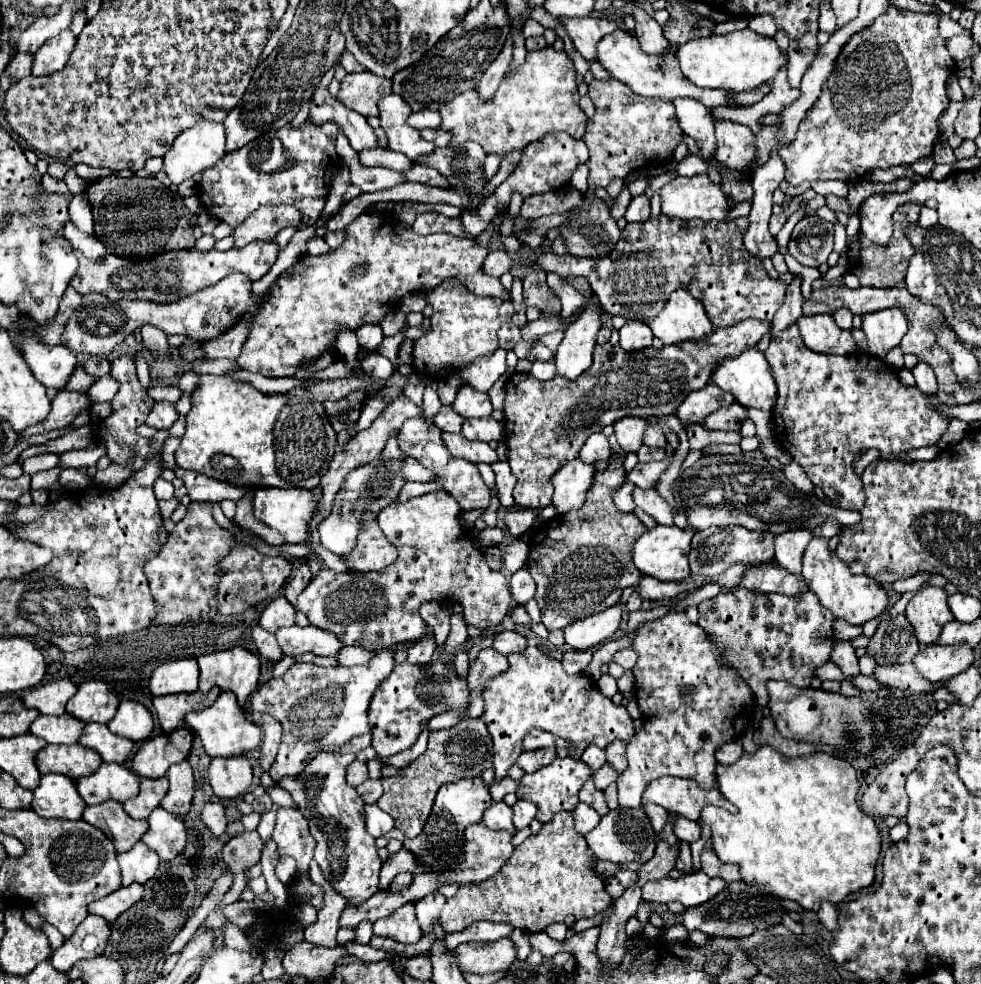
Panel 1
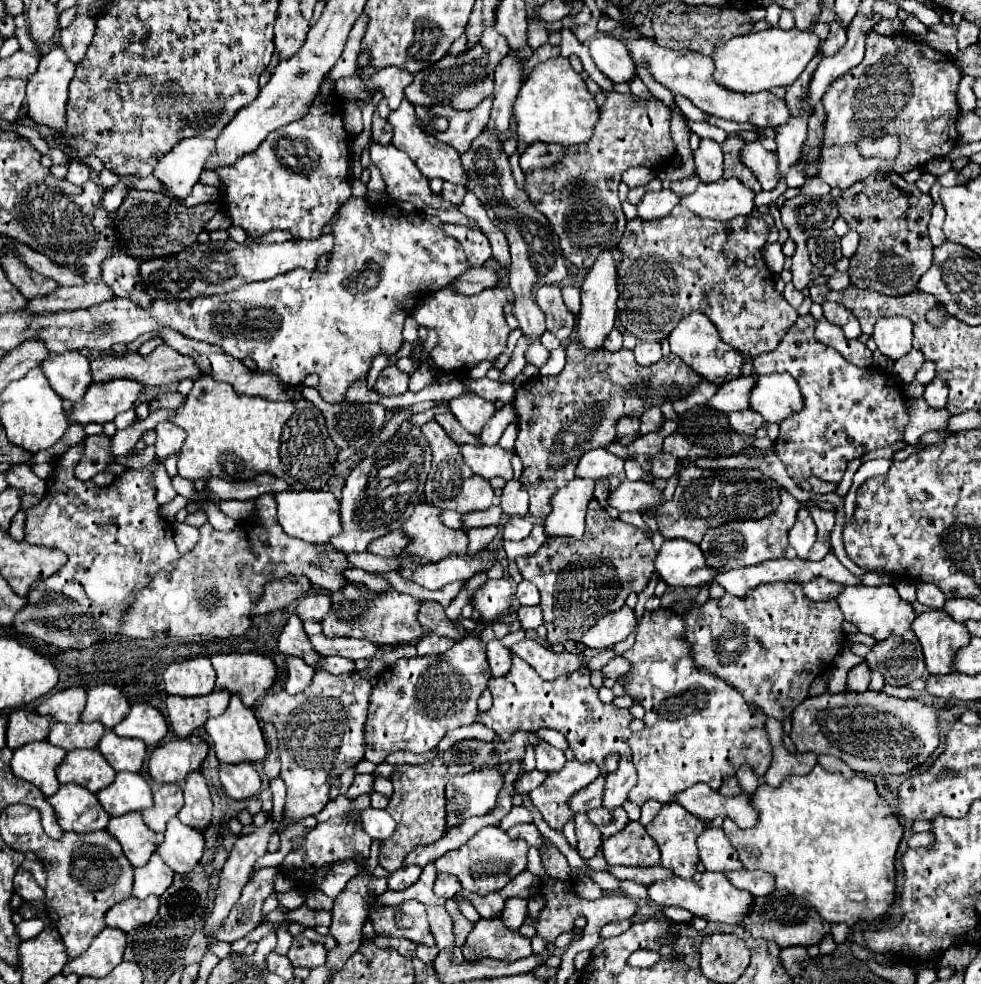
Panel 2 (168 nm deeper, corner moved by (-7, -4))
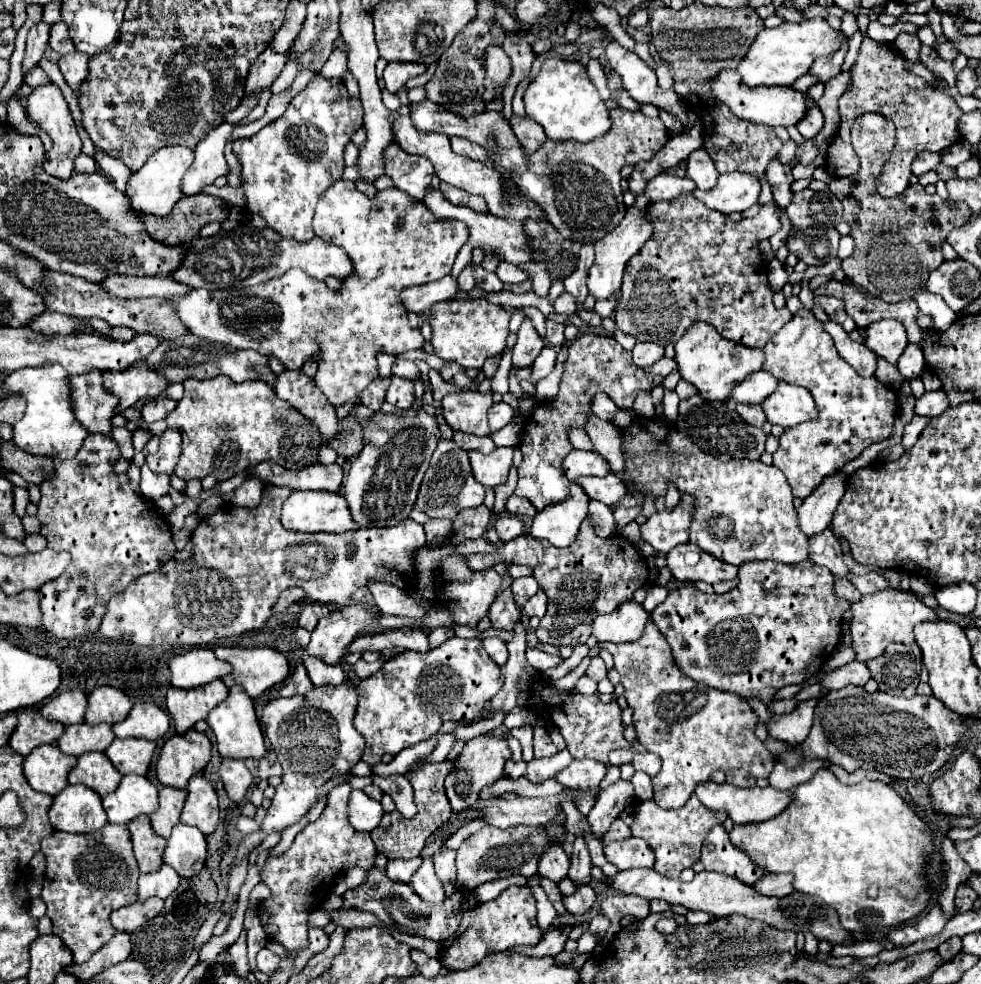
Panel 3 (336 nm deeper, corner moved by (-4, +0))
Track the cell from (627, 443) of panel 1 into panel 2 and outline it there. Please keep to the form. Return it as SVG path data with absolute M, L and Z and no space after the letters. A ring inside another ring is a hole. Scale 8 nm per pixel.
M619 418L617 422L617 438L623 438L623 436L631 436L631 434L637 434L639 432L639 420L637 418Z

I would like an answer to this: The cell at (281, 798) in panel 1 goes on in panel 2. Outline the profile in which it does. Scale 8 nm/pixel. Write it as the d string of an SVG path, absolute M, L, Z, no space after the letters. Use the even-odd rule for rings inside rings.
M369 792L369 794L363 794L363 796L359 796L359 798L355 800L349 800L345 795L340 795L336 799L330 800L315 818L318 822L323 822L349 811L361 812L361 810L370 807L370 796L371 792Z

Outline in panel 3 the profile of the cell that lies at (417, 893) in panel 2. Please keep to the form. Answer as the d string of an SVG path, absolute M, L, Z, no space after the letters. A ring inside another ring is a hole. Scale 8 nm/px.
M477 819L463 826L455 834L449 837L444 843L442 848L446 849L458 849L462 842L468 838L471 834L477 832L485 825L485 821Z

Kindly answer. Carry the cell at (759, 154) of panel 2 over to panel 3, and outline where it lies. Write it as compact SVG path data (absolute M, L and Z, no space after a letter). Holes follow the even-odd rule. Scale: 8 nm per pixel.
M772 158L772 162L768 162L766 166L766 178L772 186L772 192L774 192L774 200L780 208L786 208L790 198L792 198L792 192L790 192L790 184L794 182L792 178L792 172L790 172L790 166L782 164L778 158Z

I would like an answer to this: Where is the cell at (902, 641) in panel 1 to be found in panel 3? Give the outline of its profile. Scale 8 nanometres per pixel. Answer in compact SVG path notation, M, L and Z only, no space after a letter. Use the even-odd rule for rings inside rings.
M890 644L880 658L872 658L872 662L866 664L882 692L906 698L914 696L922 670L918 644Z

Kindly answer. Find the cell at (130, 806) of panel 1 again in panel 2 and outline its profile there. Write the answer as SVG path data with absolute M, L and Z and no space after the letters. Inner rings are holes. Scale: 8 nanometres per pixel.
M165 784L153 794L153 798L155 804L151 806L151 810L143 810L143 820L153 832L165 832L167 822L183 808L183 786Z

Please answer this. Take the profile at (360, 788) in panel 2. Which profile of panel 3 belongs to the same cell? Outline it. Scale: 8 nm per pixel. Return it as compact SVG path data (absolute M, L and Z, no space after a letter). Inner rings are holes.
M348 782L330 790L322 816L316 822L308 824L284 854L266 860L262 882L272 890L272 896L258 904L258 916L268 938L278 940L292 952L304 950L308 946L308 914L310 910L314 910L314 906L320 906L326 900L334 878L344 874L352 866L360 866L364 870L374 866L376 848L370 834L354 830L348 822L350 792L352 788Z

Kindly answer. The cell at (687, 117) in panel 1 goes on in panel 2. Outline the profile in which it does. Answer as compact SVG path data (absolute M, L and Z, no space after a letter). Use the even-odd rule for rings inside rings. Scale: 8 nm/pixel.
M703 138L699 148L693 152L693 160L695 160L695 170L701 182L717 182L723 174L723 152L721 146L713 140Z

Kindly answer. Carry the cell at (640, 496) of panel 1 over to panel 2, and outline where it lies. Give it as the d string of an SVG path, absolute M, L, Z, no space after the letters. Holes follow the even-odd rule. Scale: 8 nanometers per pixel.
M623 480L617 488L609 488L609 506L617 508L619 512L631 512L631 510L641 510L649 508L651 504L661 500L661 492L653 484L645 482L631 482Z

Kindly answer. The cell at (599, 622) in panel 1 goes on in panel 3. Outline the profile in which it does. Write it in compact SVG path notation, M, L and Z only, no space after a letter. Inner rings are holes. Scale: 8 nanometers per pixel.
M632 600L622 602L612 614L594 618L592 636L596 636L598 642L632 642L642 636L648 618L648 612L640 604Z

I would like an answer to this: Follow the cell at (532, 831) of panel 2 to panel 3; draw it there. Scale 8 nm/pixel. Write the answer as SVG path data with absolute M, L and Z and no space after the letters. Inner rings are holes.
M560 844L548 846L548 850L544 850L544 854L540 856L540 862L538 862L538 874L542 878L550 878L554 882L560 882L562 878L566 878L568 868L570 868L570 858L566 856L566 852L562 850Z

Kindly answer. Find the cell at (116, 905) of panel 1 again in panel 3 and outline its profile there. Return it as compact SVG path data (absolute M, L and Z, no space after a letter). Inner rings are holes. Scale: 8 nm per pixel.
M148 898L146 902L134 902L132 906L114 910L110 914L110 920L118 932L132 932L138 926L142 926L146 920L154 918L162 908L164 902L160 898Z

